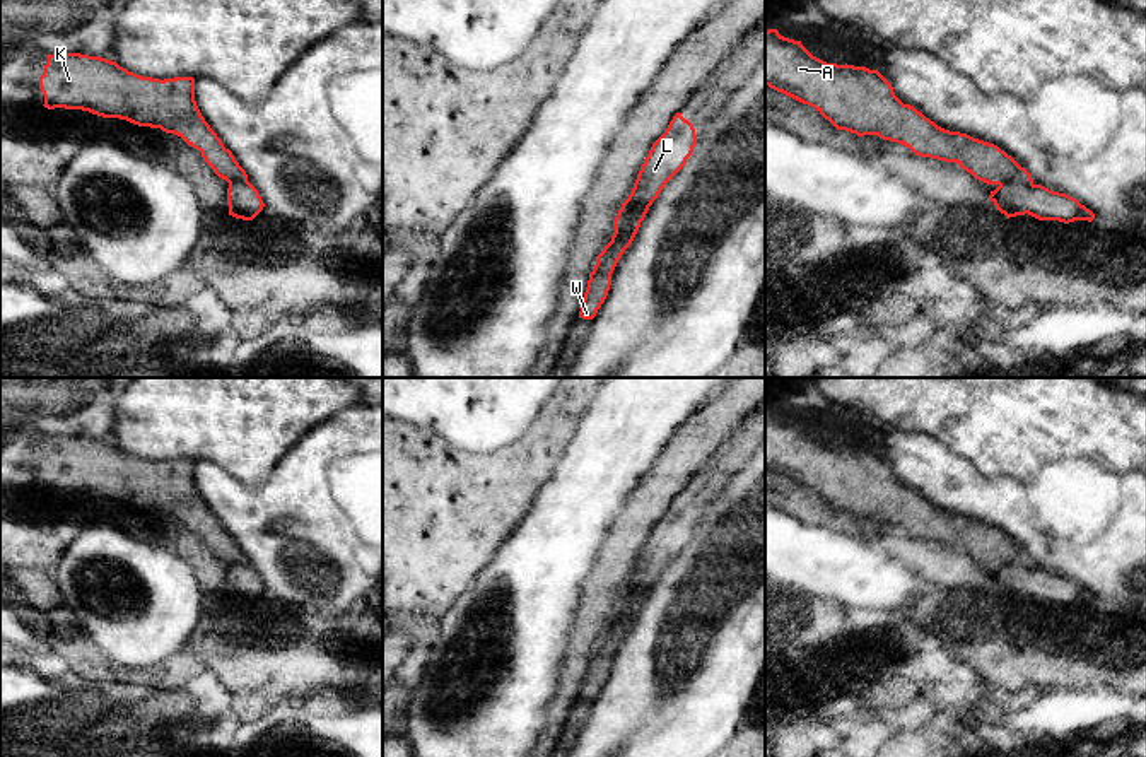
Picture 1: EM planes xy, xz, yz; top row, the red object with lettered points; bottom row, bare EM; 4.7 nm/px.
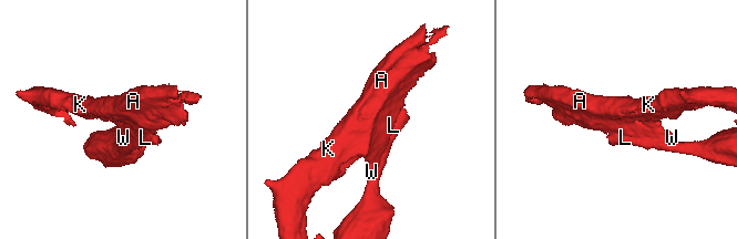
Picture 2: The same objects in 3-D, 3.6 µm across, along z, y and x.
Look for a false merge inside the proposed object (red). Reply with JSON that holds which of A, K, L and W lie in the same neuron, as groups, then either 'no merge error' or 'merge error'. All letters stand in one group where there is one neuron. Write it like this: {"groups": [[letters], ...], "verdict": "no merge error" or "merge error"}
{"groups": [["A", "K", "W"], ["L"]], "verdict": "merge error"}

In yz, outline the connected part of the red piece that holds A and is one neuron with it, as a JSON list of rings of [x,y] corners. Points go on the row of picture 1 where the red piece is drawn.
[[[777,29],[765,31],[765,85],[815,108],[837,130],[857,137],[878,135],[883,140],[909,147],[915,156],[956,162],[975,179],[987,185],[1008,181],[1033,185],[1030,173],[997,145],[967,133],[944,130],[914,106],[903,104],[878,70],[827,63],[813,56],[801,41],[784,38]]]

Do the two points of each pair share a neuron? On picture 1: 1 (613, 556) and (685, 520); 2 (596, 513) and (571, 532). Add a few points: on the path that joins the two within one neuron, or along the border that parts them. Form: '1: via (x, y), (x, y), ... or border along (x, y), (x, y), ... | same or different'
1: border along (668, 508), (653, 527), (629, 578) | different
2: via (590, 513), (578, 525) | same

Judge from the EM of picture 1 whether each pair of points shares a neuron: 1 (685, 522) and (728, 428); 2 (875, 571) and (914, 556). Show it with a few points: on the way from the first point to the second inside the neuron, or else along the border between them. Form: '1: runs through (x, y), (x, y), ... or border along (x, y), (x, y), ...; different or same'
1: border along (747, 414), (728, 438); different
2: border along (887, 552), (928, 583); different

